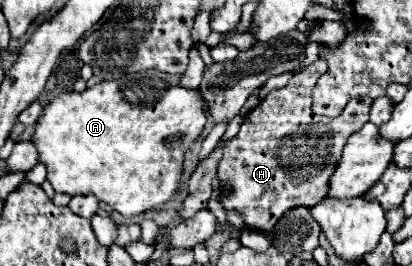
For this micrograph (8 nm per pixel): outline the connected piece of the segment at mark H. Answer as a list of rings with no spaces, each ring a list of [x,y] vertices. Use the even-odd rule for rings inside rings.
[[[316,60],[312,66],[296,74],[284,88],[270,92],[250,114],[246,114],[240,132],[232,138],[224,150],[218,164],[218,178],[228,180],[234,186],[232,194],[220,194],[226,212],[240,212],[246,226],[260,232],[270,232],[284,212],[304,206],[312,208],[328,192],[328,180],[338,164],[342,148],[350,136],[366,120],[370,110],[370,98],[354,98],[338,116],[338,126],[334,118],[314,116],[310,112],[312,88],[326,72],[326,62]],[[334,128],[346,134],[334,134]]]

